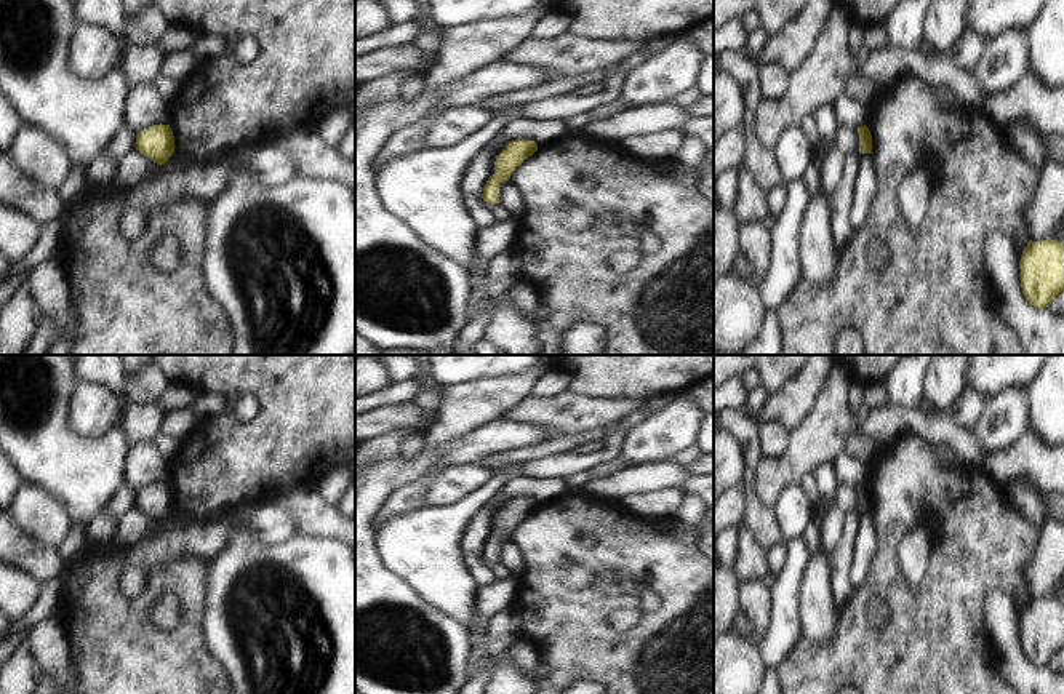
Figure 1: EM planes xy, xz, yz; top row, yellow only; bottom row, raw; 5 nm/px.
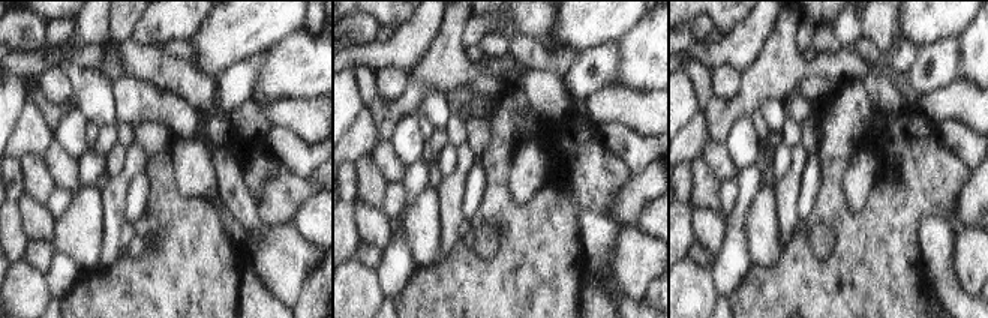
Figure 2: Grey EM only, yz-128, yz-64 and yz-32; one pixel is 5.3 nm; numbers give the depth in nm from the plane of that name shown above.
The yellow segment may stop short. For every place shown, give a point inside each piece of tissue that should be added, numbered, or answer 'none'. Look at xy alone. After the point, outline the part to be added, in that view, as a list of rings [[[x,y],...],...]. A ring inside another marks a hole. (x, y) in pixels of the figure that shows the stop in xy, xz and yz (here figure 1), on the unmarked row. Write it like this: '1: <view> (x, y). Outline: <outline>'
none

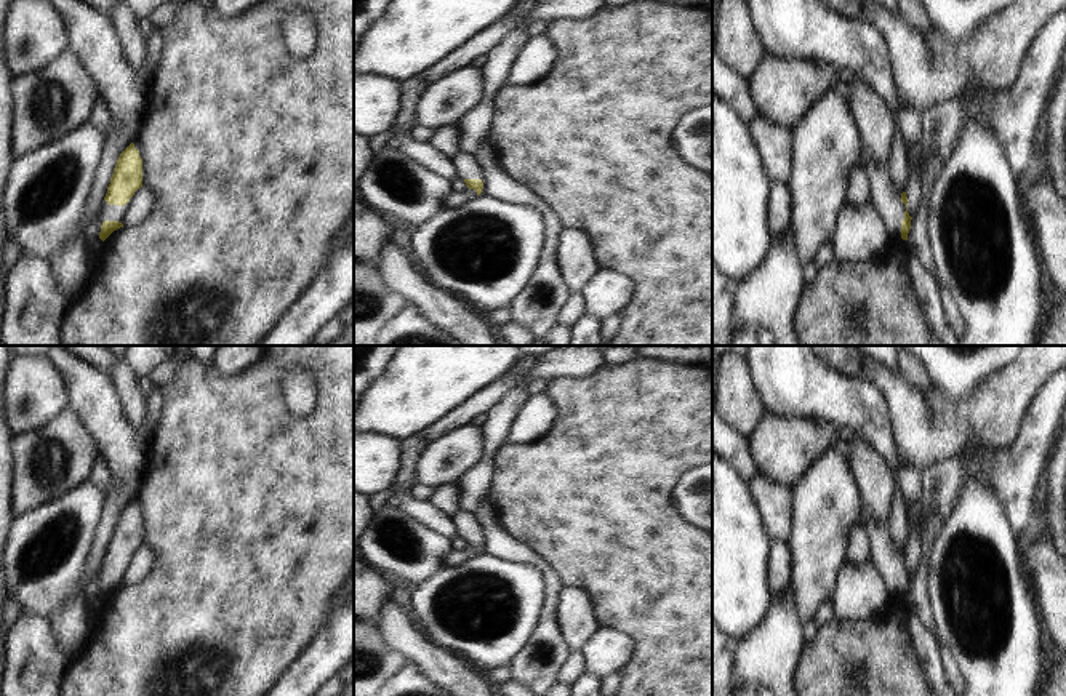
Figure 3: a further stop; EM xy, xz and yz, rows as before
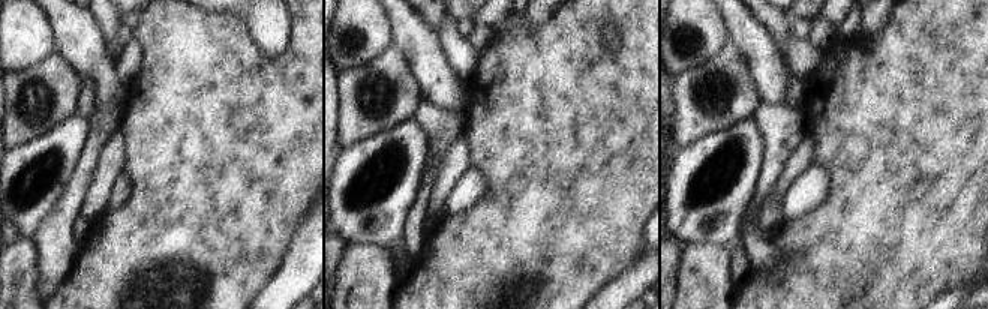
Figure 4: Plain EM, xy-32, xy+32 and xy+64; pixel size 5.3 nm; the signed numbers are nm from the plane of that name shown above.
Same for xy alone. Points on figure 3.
1: xy (108, 570). Outline: [[[106,558],[101,562],[101,566],[98,570],[98,592],[101,590],[101,584],[104,579],[118,579],[123,581],[123,571],[126,568],[126,563],[109,563]],[[126,562],[128,563],[128,562]]]

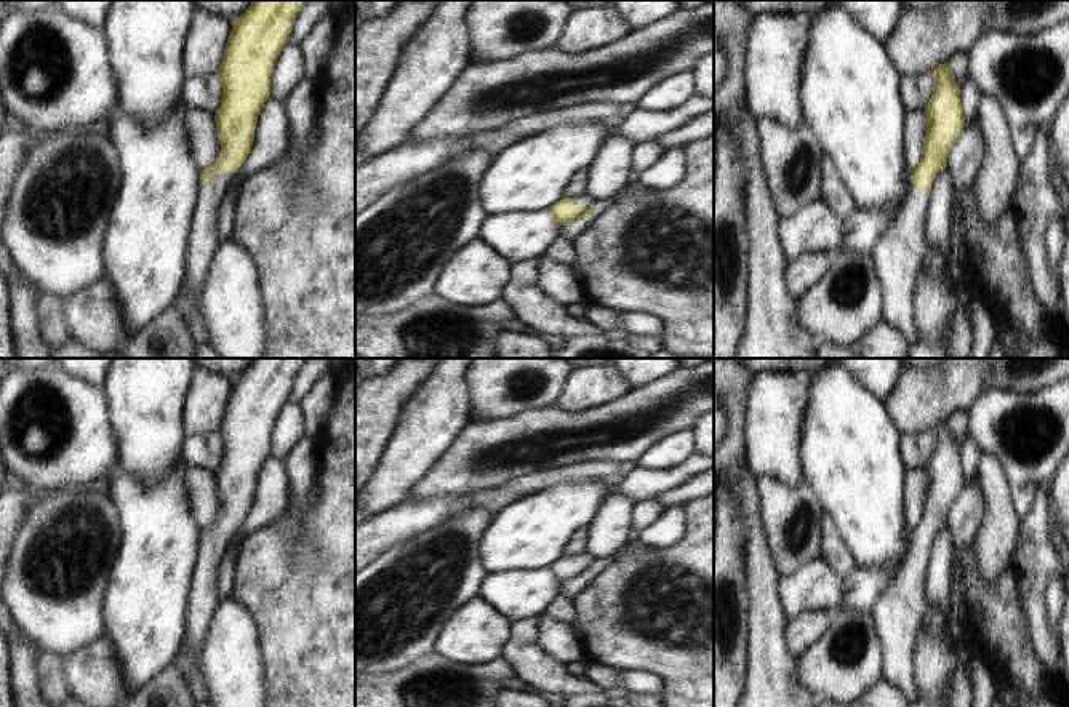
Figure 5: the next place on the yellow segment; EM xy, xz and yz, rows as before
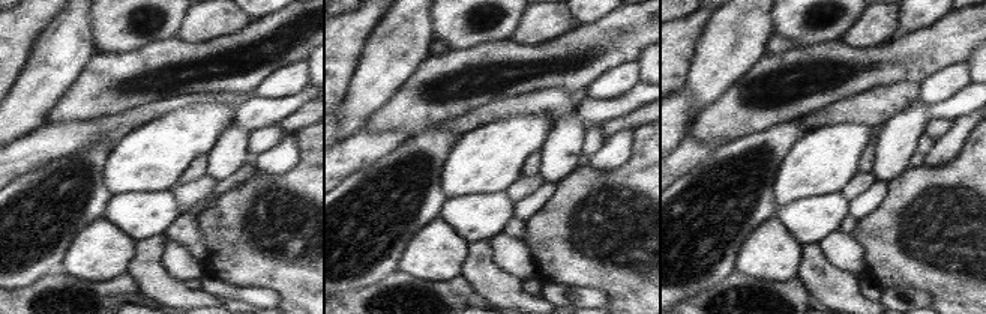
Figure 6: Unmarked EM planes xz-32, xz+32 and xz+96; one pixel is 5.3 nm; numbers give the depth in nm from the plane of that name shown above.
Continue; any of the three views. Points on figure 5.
1: xy (202, 602). Outline: [[[218,529],[211,537],[200,544],[195,555],[187,608],[184,617],[184,641],[181,648],[189,662],[189,688],[197,702],[208,702],[203,683],[203,645],[210,630],[211,619],[221,603],[216,592],[216,577],[222,552],[234,537],[232,529]]]

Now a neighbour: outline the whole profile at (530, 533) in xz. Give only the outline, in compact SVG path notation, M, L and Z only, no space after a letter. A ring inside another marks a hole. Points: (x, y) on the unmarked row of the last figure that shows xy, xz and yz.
M602 478L563 481L496 510L478 545L483 571L549 569L613 489Z

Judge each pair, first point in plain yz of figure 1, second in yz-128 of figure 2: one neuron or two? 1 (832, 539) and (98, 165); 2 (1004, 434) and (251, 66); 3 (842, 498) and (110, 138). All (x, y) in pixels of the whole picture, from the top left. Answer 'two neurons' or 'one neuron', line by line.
1: two neurons
2: one neuron
3: two neurons

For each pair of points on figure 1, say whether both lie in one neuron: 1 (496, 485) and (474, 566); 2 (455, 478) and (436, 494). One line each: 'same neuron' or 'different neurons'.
1: different neurons
2: same neuron

